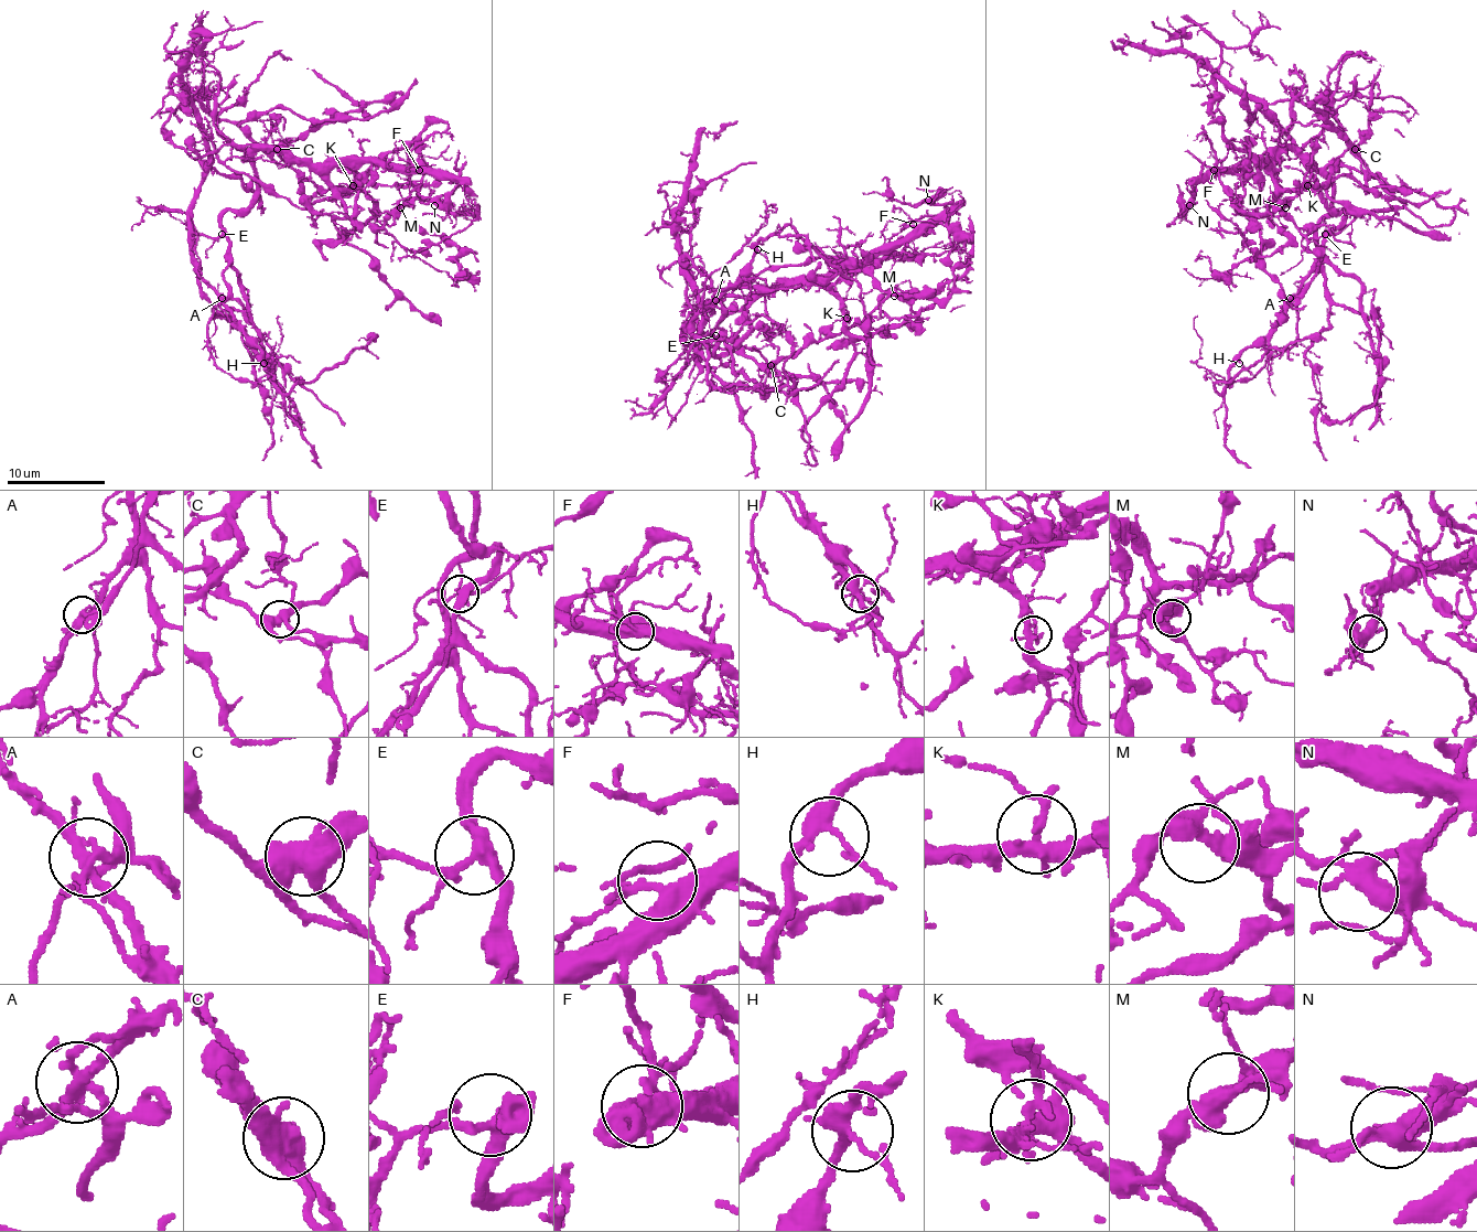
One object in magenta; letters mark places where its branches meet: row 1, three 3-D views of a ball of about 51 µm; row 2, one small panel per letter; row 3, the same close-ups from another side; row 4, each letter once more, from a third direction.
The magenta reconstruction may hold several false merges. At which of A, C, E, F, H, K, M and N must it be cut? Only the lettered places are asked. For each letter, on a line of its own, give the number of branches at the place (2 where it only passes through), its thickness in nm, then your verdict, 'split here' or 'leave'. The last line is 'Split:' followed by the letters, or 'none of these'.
A: 5 branches meet; 260 nm thick; split here
C: 4 branches meet; 480 nm thick; split here
E: 4 branches meet; 320 nm thick; leave
F: 4 branches meet; 360 nm thick; leave
H: 5 branches meet; 320 nm thick; leave
K: 5 branches meet; 300 nm thick; leave
M: 3 branches meet; 380 nm thick; leave
N: 4 branches meet; 400 nm thick; leave
Split: A, C

